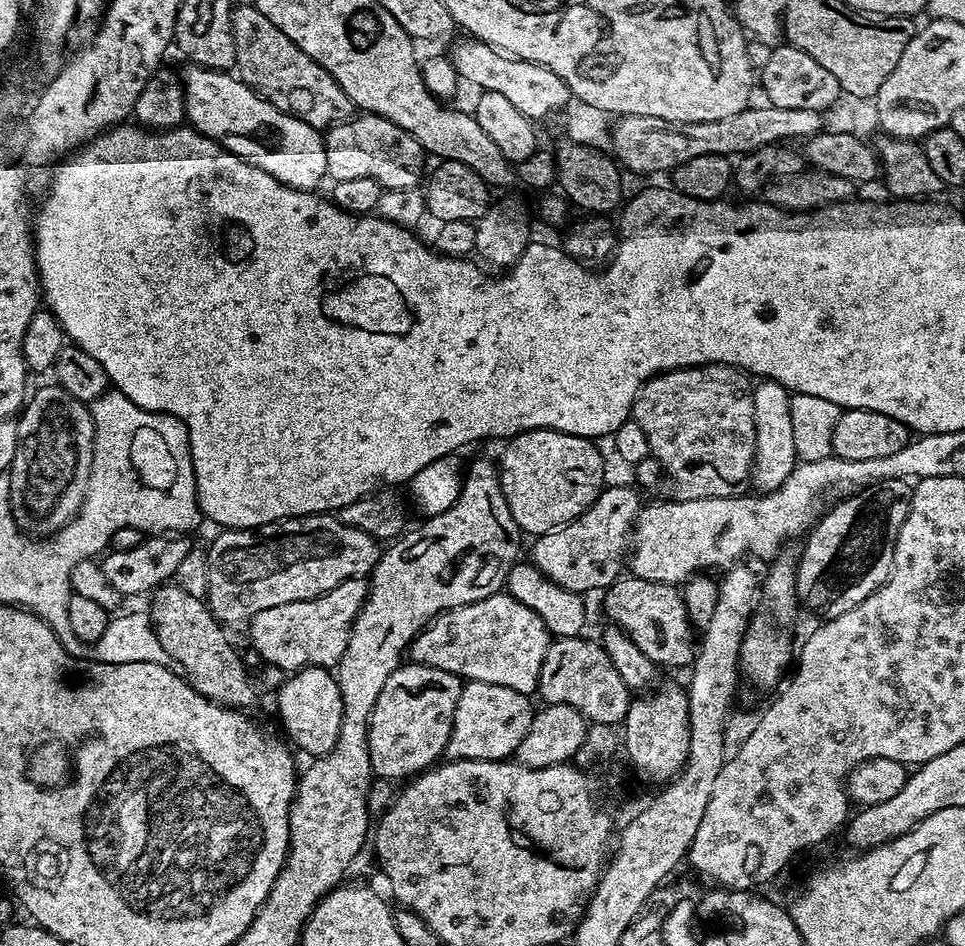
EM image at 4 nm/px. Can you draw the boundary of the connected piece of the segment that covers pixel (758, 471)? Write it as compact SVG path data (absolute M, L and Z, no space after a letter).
M761 379L752 389L752 397L754 398L756 445L750 484L757 493L763 494L778 490L778 486L782 486L782 482L790 478L798 463L798 457L794 446L794 422L790 422L788 389L773 380Z

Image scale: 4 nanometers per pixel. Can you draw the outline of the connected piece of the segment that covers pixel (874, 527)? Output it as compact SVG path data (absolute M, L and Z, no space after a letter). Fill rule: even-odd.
M883 480L881 484L871 484L868 488L861 488L859 492L844 498L841 504L836 504L820 521L815 521L812 533L807 533L808 541L804 544L804 553L801 554L800 560L796 564L796 594L801 605L804 604L812 612L817 612L820 618L831 618L838 614L846 614L846 610L854 610L863 600L870 598L870 594L874 594L888 580L888 575L892 569L894 562L894 546L898 538L898 530L902 530L902 522L906 522L906 514L910 510L910 502L912 501L913 485L906 480Z

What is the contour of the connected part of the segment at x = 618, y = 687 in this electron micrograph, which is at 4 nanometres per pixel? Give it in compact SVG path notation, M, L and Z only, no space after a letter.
M583 635L561 636L549 643L538 678L538 696L544 699L545 705L574 706L585 721L619 725L626 718L630 690L622 682L622 674L614 670L614 662L610 662L606 650L597 641L595 644L584 639Z

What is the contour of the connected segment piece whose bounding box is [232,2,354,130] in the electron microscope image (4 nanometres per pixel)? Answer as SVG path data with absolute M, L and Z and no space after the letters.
M251 2L237 3L232 10L232 29L234 30L234 50L236 51L235 71L239 79L243 80L248 87L255 90L266 102L273 104L278 110L306 122L310 127L317 130L327 130L334 124L340 124L343 120L350 120L354 115L354 105L351 98L334 82L334 78L310 54L306 54L262 10L255 8Z

